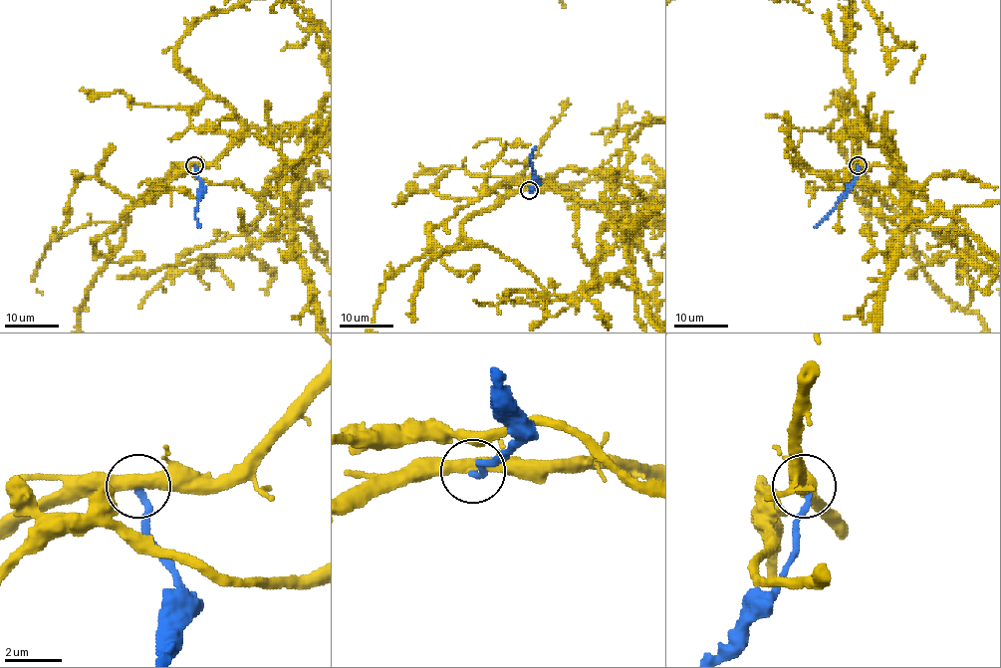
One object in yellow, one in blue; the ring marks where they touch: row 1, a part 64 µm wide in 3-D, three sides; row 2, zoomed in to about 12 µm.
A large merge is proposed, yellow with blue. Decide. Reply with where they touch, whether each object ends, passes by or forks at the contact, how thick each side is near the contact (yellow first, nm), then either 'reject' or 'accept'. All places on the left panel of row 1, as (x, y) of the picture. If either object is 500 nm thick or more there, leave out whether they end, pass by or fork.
place (194, 165); yellow passes by; blue ends; calibres 440 and 200 nm; reject

